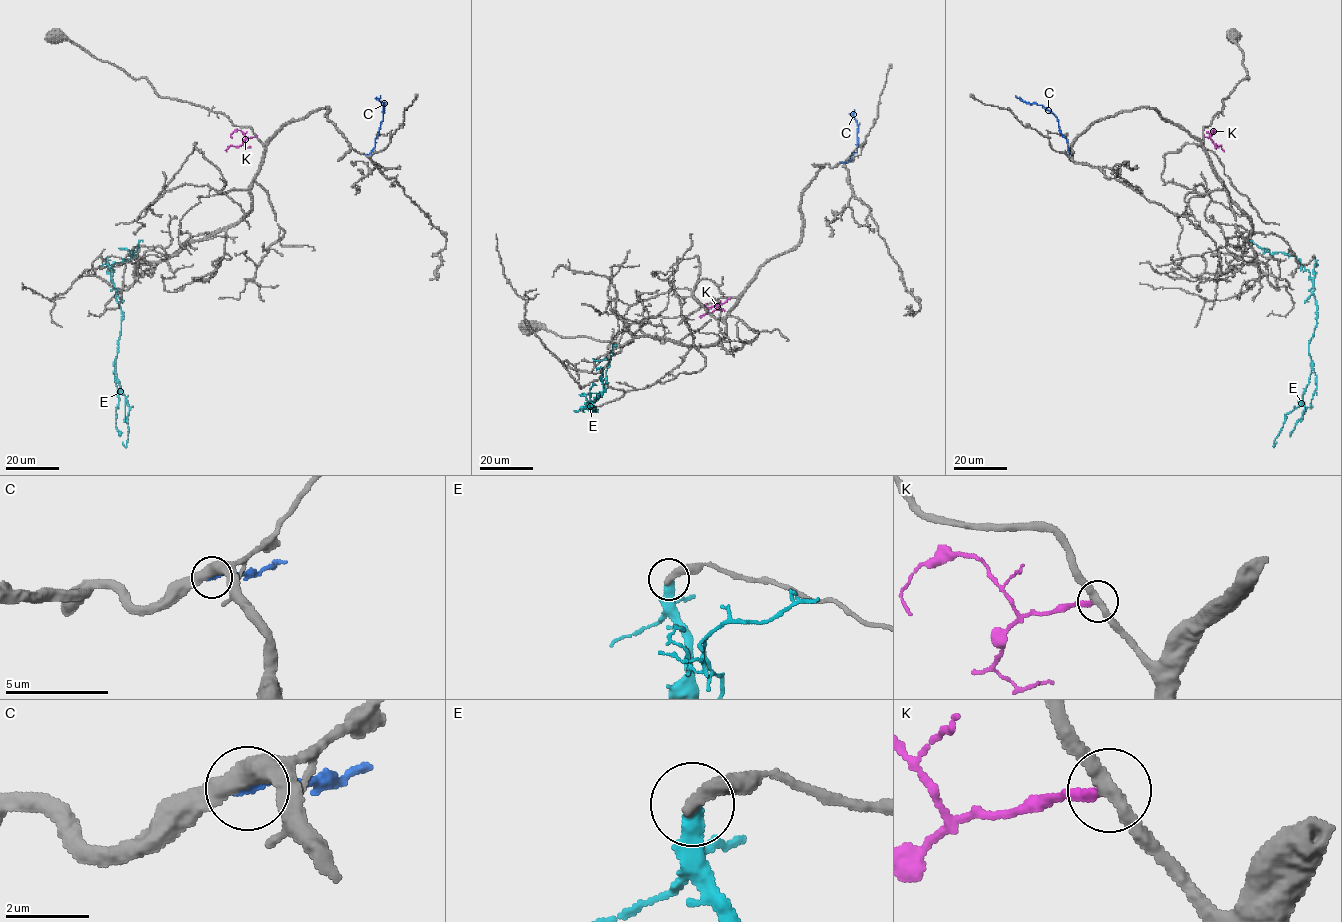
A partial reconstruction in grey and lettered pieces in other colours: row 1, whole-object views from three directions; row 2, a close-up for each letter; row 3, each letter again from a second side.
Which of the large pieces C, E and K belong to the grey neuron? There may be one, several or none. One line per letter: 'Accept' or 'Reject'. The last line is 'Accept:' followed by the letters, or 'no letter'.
C: Reject
E: Reject
K: Reject
Accept: no letter

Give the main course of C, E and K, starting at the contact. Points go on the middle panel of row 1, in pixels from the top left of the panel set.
C: (841, 163), (848, 162), (856, 151), (854, 109)
E: (580, 408), (590, 406), (596, 410), (592, 402), (588, 405), (603, 392), (600, 367), (596, 370)
K: (730, 298), (700, 318)

